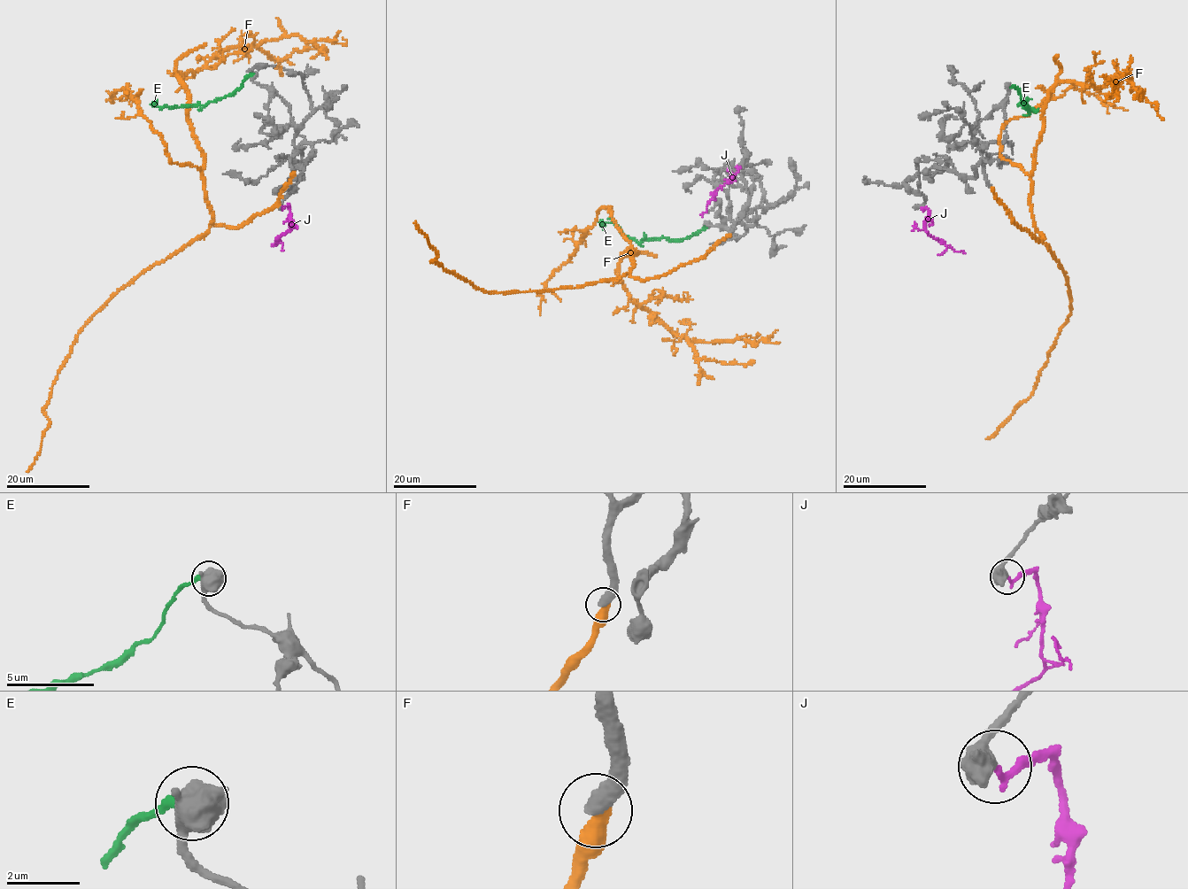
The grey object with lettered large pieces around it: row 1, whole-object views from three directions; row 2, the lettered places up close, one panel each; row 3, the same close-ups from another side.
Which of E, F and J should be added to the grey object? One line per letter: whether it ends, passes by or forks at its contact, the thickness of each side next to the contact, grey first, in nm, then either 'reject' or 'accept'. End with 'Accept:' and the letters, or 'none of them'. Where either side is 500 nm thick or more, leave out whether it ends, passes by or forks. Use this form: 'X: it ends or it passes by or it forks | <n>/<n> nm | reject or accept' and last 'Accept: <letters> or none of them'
E: 550/280 nm | reject
F: it ends | 440/440 nm | reject
J: it ends | 480/180 nm | reject
Accept: none of them

